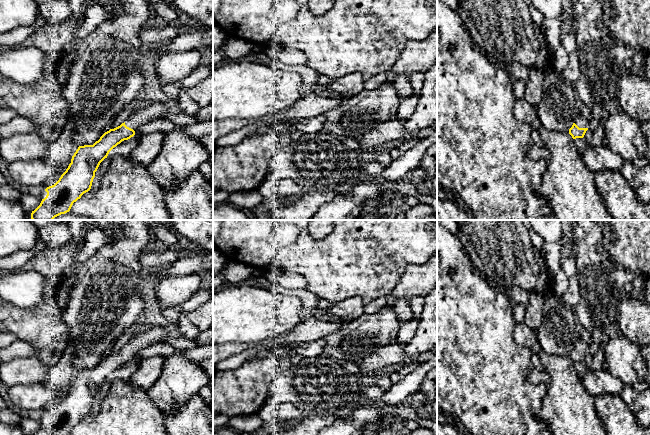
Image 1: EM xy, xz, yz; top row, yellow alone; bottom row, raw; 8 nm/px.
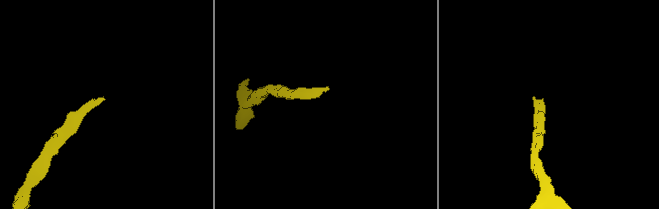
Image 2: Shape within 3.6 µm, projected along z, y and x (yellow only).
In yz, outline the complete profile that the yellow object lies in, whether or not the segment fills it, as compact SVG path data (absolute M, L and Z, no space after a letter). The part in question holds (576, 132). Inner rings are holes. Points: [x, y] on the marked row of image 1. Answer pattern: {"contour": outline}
{"contour": "M579 115L577 119L574 121L572 127L569 129L569 134L572 136L573 139L583 138L588 128L588 119Z"}

